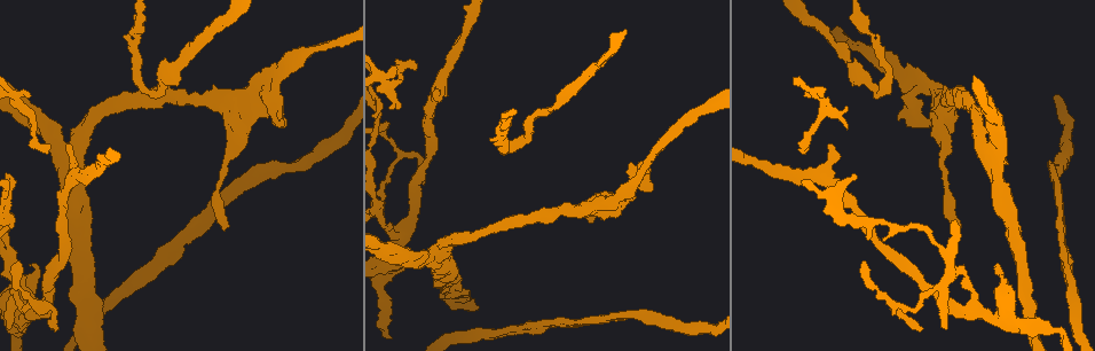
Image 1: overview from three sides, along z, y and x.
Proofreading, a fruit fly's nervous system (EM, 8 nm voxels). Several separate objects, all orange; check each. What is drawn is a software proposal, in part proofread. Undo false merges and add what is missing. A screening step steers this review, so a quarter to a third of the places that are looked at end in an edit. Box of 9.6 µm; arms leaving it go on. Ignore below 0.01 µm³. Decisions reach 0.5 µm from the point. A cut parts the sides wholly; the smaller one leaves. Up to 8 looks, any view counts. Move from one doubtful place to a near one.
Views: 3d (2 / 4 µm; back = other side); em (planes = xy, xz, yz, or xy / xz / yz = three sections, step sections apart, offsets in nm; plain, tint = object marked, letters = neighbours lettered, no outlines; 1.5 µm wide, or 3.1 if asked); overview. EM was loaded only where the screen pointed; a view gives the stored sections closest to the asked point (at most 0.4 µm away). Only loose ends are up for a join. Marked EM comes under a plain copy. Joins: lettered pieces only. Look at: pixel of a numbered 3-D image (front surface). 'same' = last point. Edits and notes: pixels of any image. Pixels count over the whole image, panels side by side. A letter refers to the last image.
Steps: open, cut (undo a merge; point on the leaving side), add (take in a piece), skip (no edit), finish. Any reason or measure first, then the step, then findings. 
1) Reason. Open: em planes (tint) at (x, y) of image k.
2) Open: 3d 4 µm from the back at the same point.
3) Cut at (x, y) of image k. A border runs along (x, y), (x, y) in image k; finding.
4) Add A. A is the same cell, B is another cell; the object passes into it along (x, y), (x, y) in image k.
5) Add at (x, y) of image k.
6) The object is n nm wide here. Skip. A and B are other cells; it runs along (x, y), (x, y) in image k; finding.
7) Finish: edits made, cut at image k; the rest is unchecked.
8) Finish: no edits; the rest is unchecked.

Branch stops here. Open: em xz step 8 (letters) at (434, 92) of image 1.

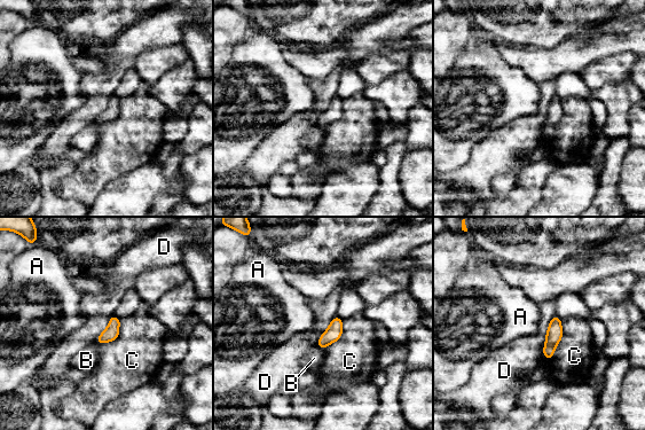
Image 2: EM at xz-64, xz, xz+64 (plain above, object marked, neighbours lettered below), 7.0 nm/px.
Open: em xy step 4 (letters) at the same point.

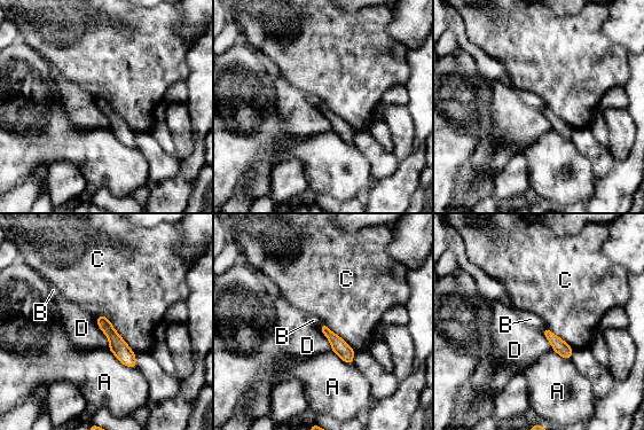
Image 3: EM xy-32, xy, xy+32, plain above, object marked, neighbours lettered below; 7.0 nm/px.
Skip. A, B, C and D are other cells; it runs along (99, 319), (133, 365) in image 3; none of them fits.

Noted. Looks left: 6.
Tapers out. Open: em planes (letters) at (20, 261) of image 1.

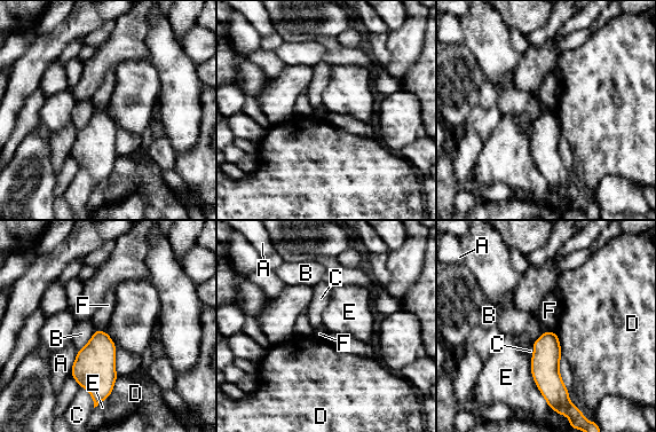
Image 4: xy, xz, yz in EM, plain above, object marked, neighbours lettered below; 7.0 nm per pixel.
The object is 190 nm wide here. Skip. A, B, C, D, E and F are other cells; a border runs along (530, 359), (531, 376), (548, 406) in image 4; no lettered piece goes on from it.

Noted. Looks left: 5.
Branch point. Open: em yz step 4 (letters) at (930, 88) of image 1.

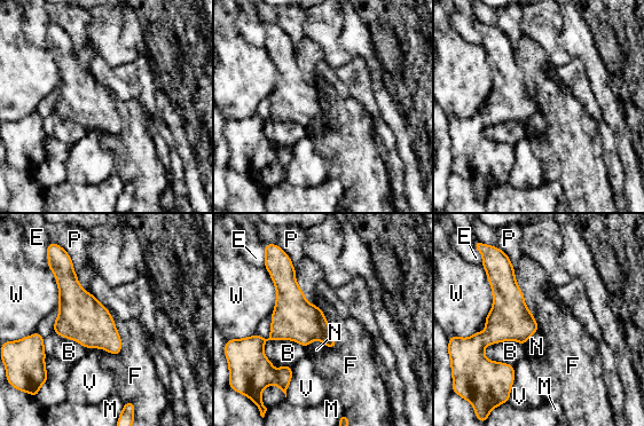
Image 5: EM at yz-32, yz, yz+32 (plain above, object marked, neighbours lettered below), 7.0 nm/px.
Skip. B, E, F, M, N, P, V and W are other cells; a border runs along (513, 365), (513, 384), (511, 386) in image 5; one cell here.

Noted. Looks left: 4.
Finish: no edits; the rest is unchecked.

